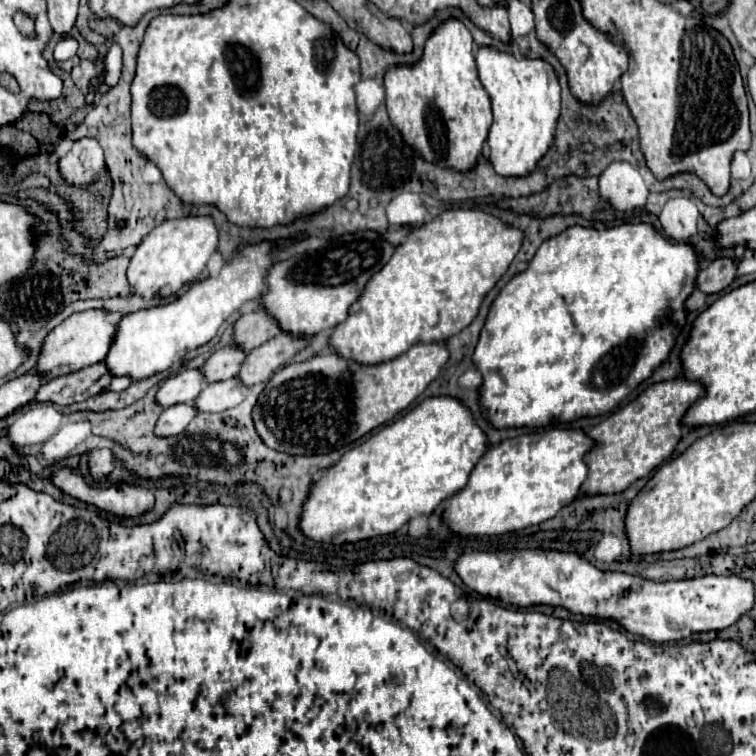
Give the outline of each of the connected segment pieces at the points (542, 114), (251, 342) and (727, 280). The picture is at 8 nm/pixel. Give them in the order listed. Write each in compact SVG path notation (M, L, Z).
M492 47L476 51L480 83L492 101L494 123L490 127L490 163L502 177L526 177L554 143L556 123L560 117L558 77L542 59L514 59L512 53L500 53Z
M256 309L252 313L242 315L234 323L234 333L232 333L232 345L236 345L242 351L252 351L254 347L260 347L268 339L276 337L280 329L276 323L262 311Z
M720 257L710 265L700 267L696 277L696 289L710 295L724 291L736 277L736 263L728 257Z

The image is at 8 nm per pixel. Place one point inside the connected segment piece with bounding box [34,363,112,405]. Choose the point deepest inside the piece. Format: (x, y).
(68, 389)

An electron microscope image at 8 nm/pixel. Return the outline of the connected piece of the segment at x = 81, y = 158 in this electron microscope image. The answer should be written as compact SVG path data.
M78 139L74 147L58 161L58 173L66 185L86 189L104 173L104 153L96 139Z

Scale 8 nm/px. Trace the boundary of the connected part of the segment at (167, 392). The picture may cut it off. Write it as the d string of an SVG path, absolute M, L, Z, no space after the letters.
M186 369L178 375L168 377L160 389L156 391L156 403L160 407L172 407L172 405L190 405L196 395L202 391L204 387L204 379L202 379L202 371L200 369Z

